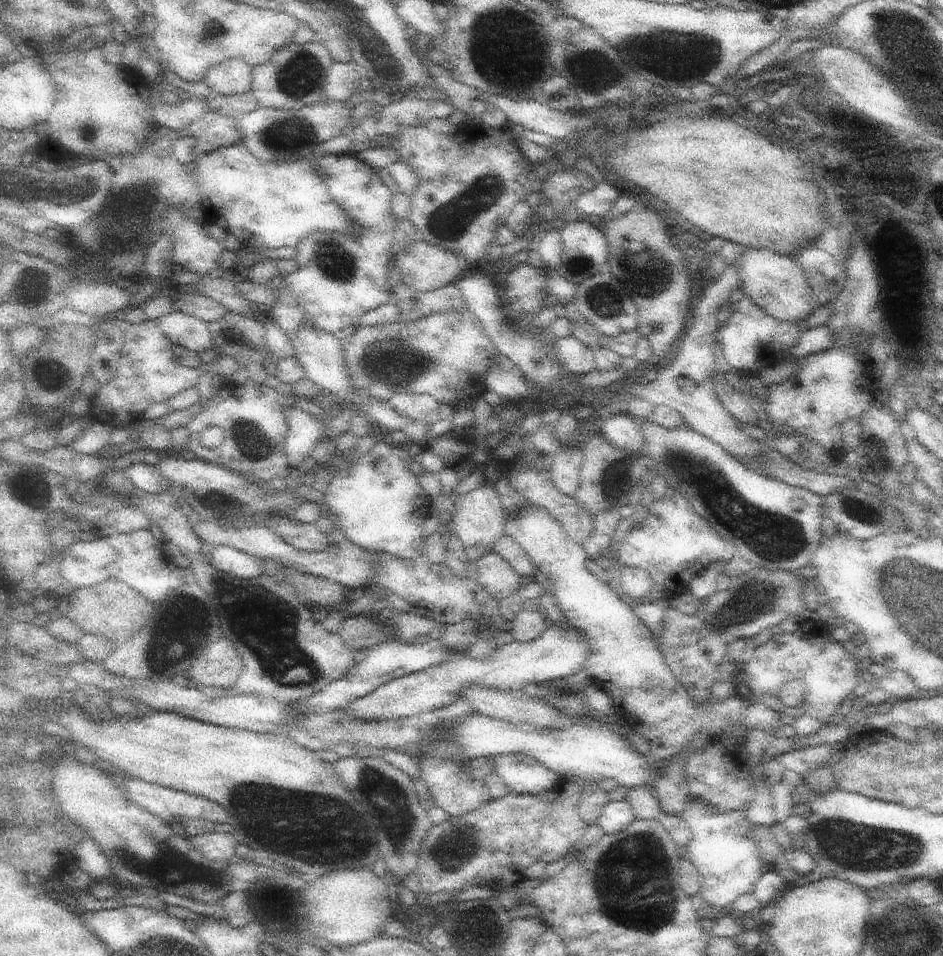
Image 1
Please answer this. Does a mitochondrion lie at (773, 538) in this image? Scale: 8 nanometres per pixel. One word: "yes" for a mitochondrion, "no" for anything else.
yes

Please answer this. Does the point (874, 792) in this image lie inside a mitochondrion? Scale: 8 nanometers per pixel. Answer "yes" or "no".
no

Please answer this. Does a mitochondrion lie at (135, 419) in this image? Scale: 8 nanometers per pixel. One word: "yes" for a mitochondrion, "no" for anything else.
no

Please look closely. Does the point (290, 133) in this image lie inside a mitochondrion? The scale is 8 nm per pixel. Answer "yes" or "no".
yes

